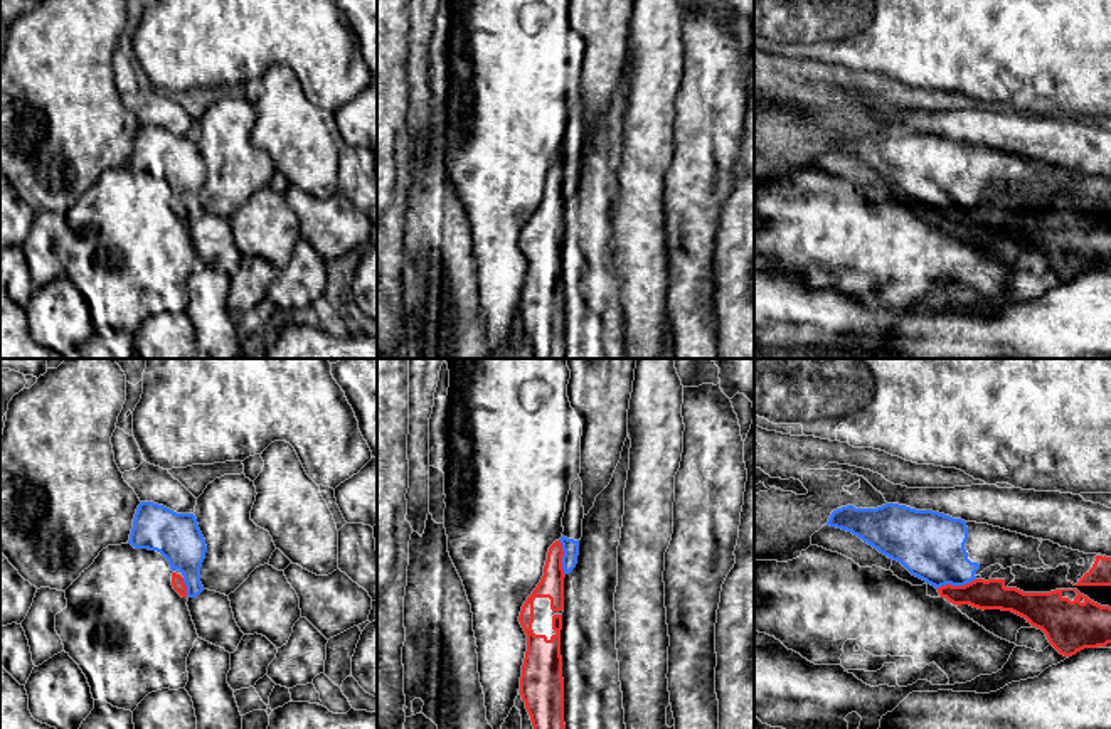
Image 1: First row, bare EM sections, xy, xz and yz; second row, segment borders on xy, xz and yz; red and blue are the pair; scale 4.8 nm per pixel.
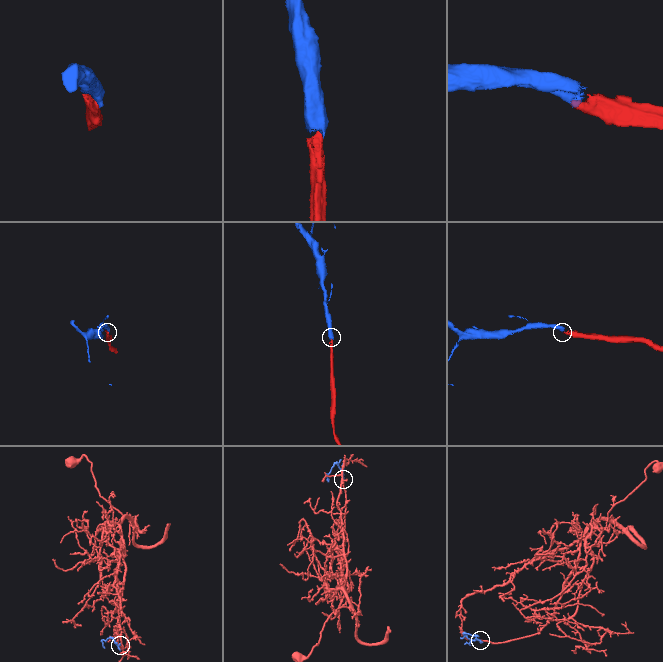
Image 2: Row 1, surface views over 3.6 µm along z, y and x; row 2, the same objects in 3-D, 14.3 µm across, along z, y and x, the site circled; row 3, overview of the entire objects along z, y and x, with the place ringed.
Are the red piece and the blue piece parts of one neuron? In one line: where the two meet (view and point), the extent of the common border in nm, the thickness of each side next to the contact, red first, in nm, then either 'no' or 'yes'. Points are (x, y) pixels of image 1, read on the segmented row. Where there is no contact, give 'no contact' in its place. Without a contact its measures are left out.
yz (955, 586) | 200 nm | 140/320 nm | no

